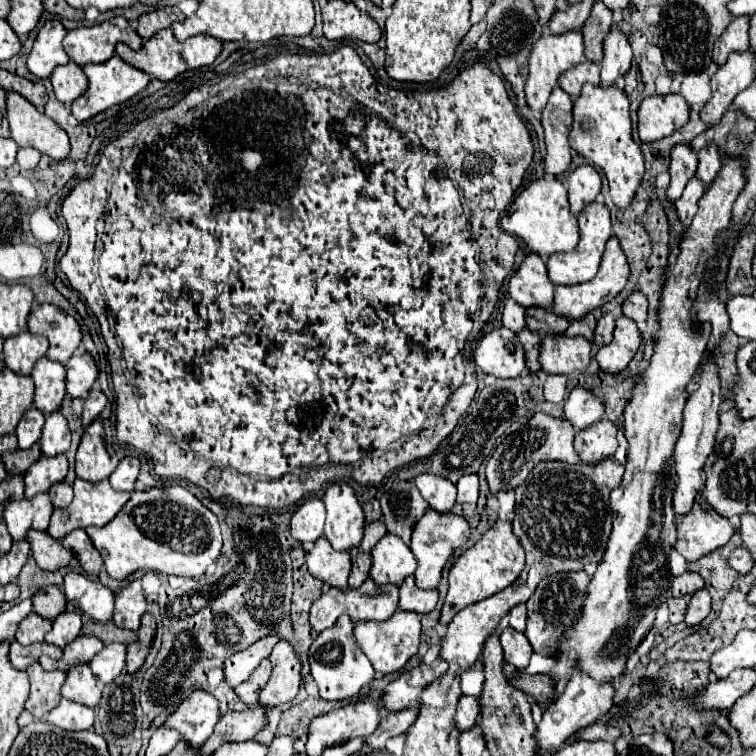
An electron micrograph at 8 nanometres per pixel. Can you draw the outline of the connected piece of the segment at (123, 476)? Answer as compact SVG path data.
M125 457L111 473L109 481L111 481L111 487L117 491L133 491L133 483L137 481L137 475L139 475L139 459Z

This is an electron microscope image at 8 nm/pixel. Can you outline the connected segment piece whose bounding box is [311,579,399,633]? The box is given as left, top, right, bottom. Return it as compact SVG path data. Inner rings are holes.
M367 579L357 589L337 589L337 587L331 587L327 593L323 593L319 599L313 601L311 625L313 625L313 629L317 633L321 633L323 629L331 627L341 613L347 613L353 621L367 621L367 619L385 621L385 619L389 619L397 611L397 599L399 599L399 589L395 585L379 585L377 587L373 579Z

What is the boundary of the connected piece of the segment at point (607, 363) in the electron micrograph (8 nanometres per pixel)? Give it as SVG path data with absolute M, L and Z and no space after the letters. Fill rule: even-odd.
M619 315L615 319L615 337L609 345L603 345L597 351L597 361L605 373L615 375L629 365L639 345L641 345L641 335L635 321L631 321L625 315Z

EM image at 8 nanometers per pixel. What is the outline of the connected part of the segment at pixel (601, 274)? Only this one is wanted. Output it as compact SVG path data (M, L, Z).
M613 235L609 241L607 241L607 247L605 247L605 253L603 253L603 259L601 259L601 267L597 271L597 275L591 279L591 281L585 281L585 283L577 283L577 285L559 285L555 289L555 301L553 301L553 311L557 315L565 315L569 319L581 319L583 315L587 315L587 311L593 311L595 307L601 307L609 301L607 295L617 295L625 283L627 283L627 277L629 277L629 265L627 265L627 259L625 259L625 253L617 241L617 237Z

